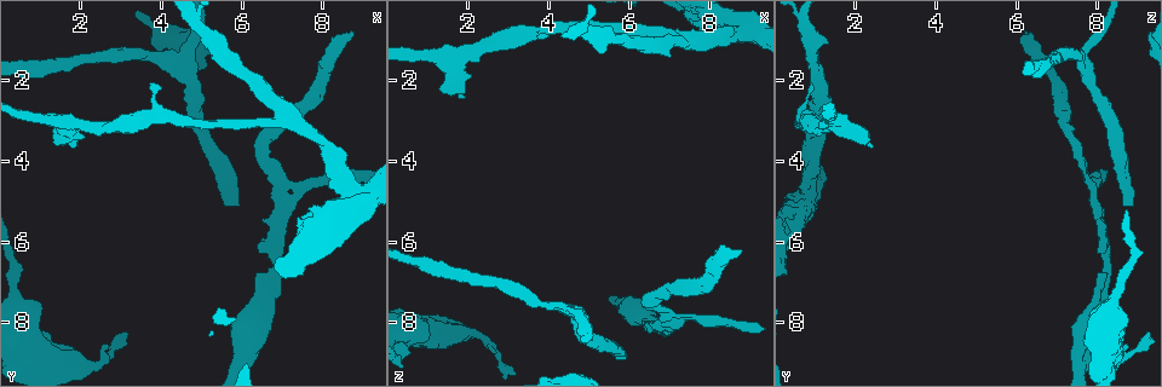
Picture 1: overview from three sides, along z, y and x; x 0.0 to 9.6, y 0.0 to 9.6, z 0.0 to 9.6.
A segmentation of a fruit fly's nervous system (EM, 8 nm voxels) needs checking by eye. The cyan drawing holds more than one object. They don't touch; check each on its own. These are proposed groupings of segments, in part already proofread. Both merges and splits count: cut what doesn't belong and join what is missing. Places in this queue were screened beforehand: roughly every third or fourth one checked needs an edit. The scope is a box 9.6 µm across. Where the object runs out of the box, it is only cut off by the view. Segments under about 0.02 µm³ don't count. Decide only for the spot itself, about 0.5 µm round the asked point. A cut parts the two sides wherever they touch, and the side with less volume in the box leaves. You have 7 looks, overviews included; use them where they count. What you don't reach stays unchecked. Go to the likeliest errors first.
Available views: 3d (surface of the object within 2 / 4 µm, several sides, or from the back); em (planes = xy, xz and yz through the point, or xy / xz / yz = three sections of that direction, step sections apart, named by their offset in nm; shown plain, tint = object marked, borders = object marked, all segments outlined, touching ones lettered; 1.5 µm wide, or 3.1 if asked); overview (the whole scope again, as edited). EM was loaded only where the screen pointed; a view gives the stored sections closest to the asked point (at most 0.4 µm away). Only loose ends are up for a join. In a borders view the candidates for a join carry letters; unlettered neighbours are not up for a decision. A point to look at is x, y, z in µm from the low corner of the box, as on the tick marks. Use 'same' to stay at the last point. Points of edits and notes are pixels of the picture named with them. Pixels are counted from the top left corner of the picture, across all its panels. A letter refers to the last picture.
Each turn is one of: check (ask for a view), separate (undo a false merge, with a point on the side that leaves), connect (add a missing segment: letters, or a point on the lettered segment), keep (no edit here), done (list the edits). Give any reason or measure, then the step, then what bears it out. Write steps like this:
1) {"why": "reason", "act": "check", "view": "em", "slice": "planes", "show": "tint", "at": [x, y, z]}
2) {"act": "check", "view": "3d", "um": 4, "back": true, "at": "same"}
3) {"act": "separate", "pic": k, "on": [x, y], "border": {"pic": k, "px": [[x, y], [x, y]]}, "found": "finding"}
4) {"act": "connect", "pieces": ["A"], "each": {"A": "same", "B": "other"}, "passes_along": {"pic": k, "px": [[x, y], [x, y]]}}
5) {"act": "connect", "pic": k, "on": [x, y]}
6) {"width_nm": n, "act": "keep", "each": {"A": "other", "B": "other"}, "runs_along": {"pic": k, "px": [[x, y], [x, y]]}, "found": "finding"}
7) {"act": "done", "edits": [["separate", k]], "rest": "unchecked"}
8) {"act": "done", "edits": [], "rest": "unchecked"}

{"why": "end of a long branch", "act": "check", "view": "em", "slice": "planes", "show": "plain", "at": [8.80, 0.85, 6.25]}

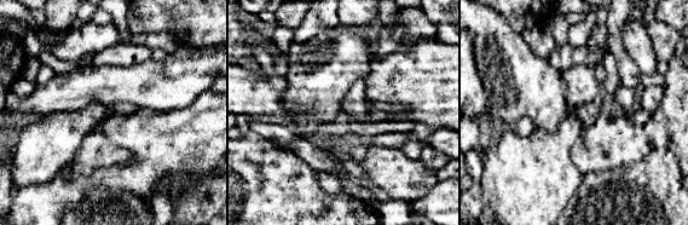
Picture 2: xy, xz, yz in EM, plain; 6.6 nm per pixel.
{"act": "check", "view": "em", "slice": "planes", "show": "borders", "at": "same"}

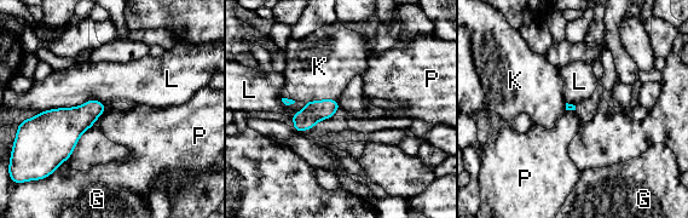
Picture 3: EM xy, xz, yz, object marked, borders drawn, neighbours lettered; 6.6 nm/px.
{"act": "connect", "pieces": ["K"], "each": {"G": "other", "K": "same", "L": "other", "P": "other"}, "found": "the cell continues"}

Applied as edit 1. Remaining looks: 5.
{"why": "a narrow waist", "act": "check", "view": "3d", "um": 2, "at": [2.80, 8.65, 9.00]}

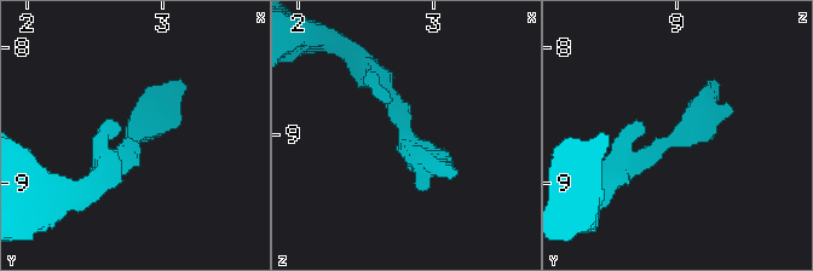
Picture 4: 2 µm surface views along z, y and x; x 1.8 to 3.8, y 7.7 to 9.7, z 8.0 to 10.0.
{"why": "now the EM", "act": "check", "view": "em", "slice": "xz", "step": 8, "show": "borders", "at": [2.82, 8.66, 9.00]}

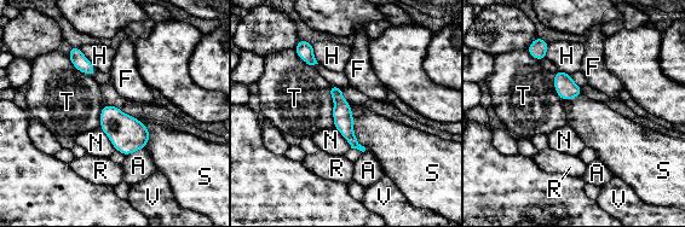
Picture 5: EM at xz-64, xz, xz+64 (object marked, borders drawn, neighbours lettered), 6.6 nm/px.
{"longest_contact_nm": ["S", 320], "act": "keep", "each": {"A": "other", "F": "other", "H": "other", "N": "other", "R": "other", "S": "other", "T": "other", "V": "other"}, "found": "one cell here"}

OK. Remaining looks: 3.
{"act": "check", "view": "em", "slice": "planes", "show": "borders", "at": [4.60, 1.75, 7.65]}

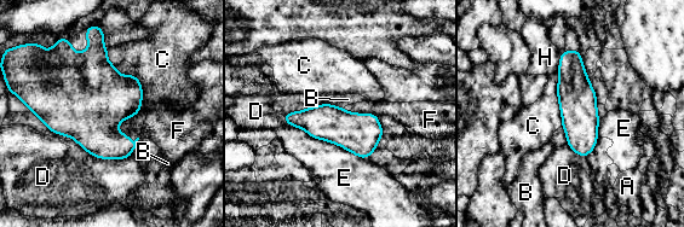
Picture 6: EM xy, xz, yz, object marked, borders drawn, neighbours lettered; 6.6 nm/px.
{"longest_contact_nm": ["E", 460], "act": "keep", "each": {"A": "other", "B": "other", "C": "other", "D": "other", "E": "other", "F": "other", "H": "other"}, "border": {"pic": 6, "px": [[557, 74], [557, 103], [562, 126]]}, "found": "one cell here"}

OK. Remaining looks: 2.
{"act": "done", "edits": [["connect", 3]], "rest": "unchecked"}

